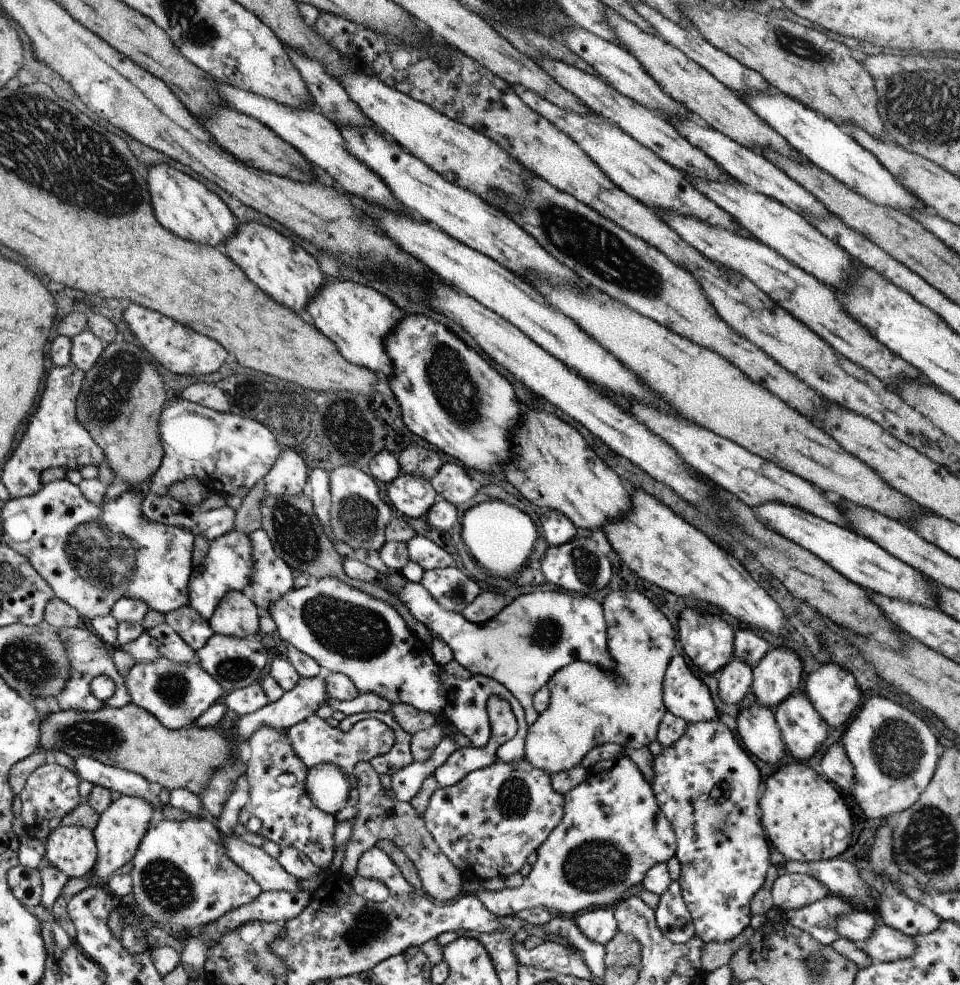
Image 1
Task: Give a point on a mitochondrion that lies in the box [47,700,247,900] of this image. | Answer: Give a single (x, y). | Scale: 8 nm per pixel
(97, 736)

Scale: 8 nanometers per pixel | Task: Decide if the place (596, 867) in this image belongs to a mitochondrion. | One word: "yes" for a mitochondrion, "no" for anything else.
yes

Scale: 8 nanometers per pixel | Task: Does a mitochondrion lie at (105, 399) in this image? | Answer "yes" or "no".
yes

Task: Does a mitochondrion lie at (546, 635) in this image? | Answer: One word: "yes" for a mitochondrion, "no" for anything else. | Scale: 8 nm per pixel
yes

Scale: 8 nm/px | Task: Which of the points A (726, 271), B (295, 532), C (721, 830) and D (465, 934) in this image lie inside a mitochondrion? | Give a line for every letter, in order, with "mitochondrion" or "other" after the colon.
A: other
B: mitochondrion
C: mitochondrion
D: other

